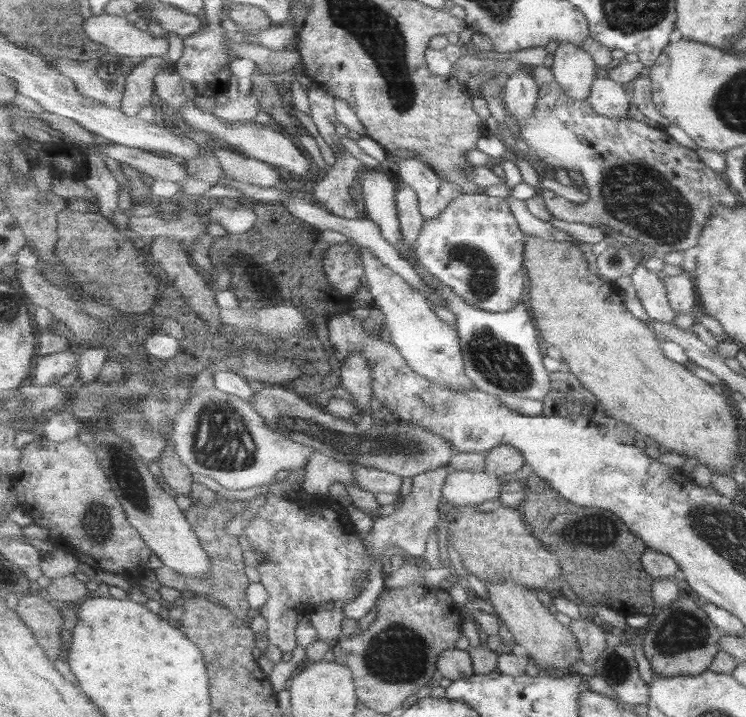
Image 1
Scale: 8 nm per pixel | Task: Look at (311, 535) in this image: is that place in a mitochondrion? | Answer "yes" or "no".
no

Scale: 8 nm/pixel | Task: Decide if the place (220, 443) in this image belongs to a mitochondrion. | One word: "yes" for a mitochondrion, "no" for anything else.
yes

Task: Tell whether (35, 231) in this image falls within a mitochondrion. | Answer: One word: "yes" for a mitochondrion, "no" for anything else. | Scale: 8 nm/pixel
no

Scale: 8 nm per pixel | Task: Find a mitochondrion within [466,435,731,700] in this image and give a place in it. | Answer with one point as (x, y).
(681, 631)

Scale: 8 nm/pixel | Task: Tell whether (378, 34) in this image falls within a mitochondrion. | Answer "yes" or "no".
yes

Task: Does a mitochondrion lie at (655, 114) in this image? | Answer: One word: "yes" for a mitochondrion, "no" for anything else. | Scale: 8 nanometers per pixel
no

